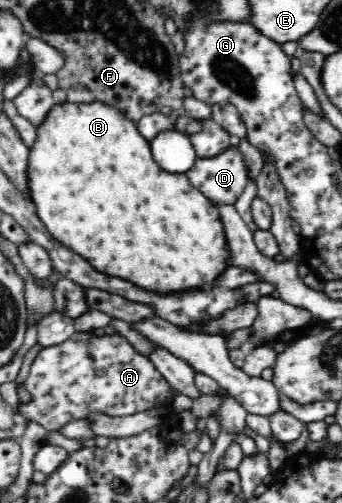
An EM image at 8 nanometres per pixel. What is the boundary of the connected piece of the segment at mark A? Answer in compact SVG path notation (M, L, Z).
M85 331L76 332L63 343L42 348L34 358L23 384L31 393L32 400L26 404L19 403L17 413L24 419L36 421L47 432L59 430L73 419L87 420L87 415L93 413L119 417L152 410L155 405L171 397L172 388L155 364L147 356L137 352L124 336L117 333L97 336L93 332Z

